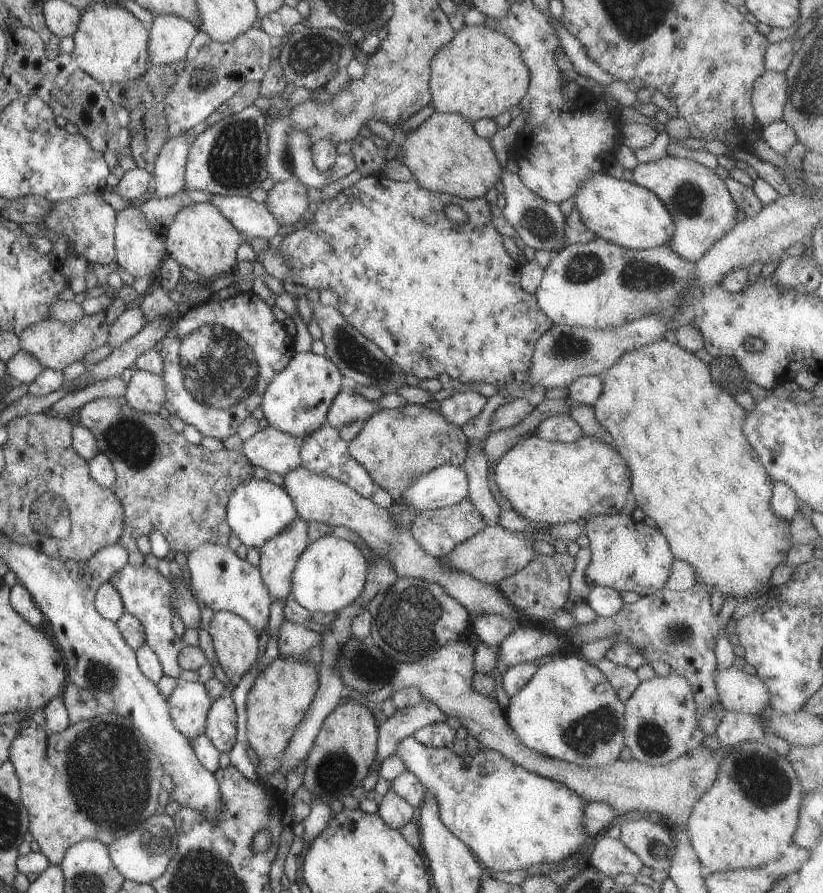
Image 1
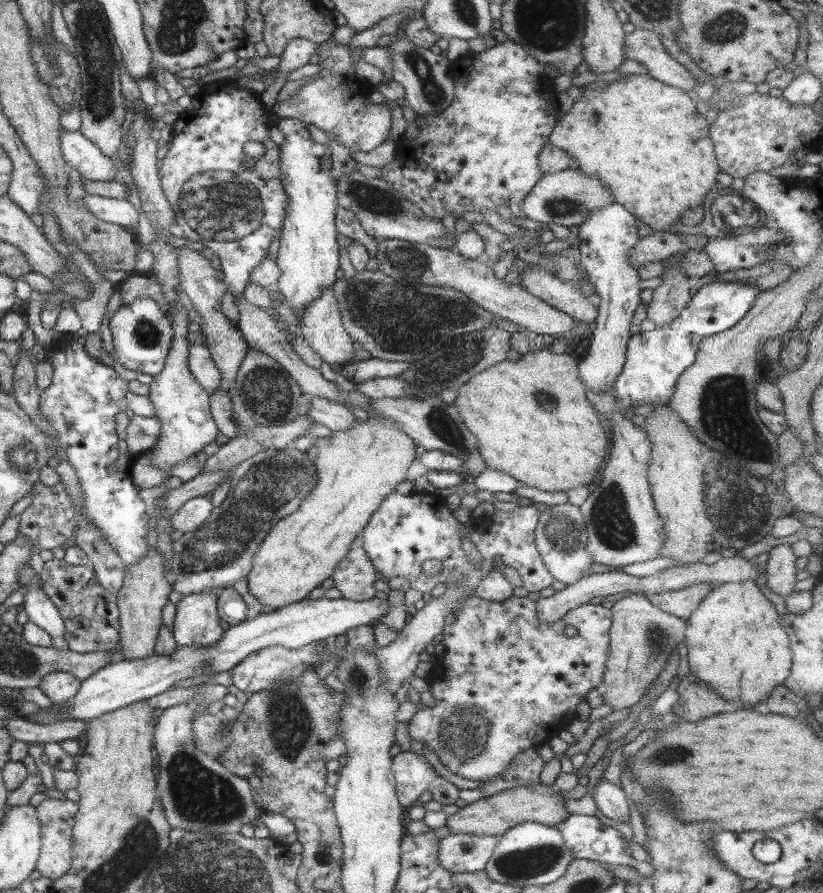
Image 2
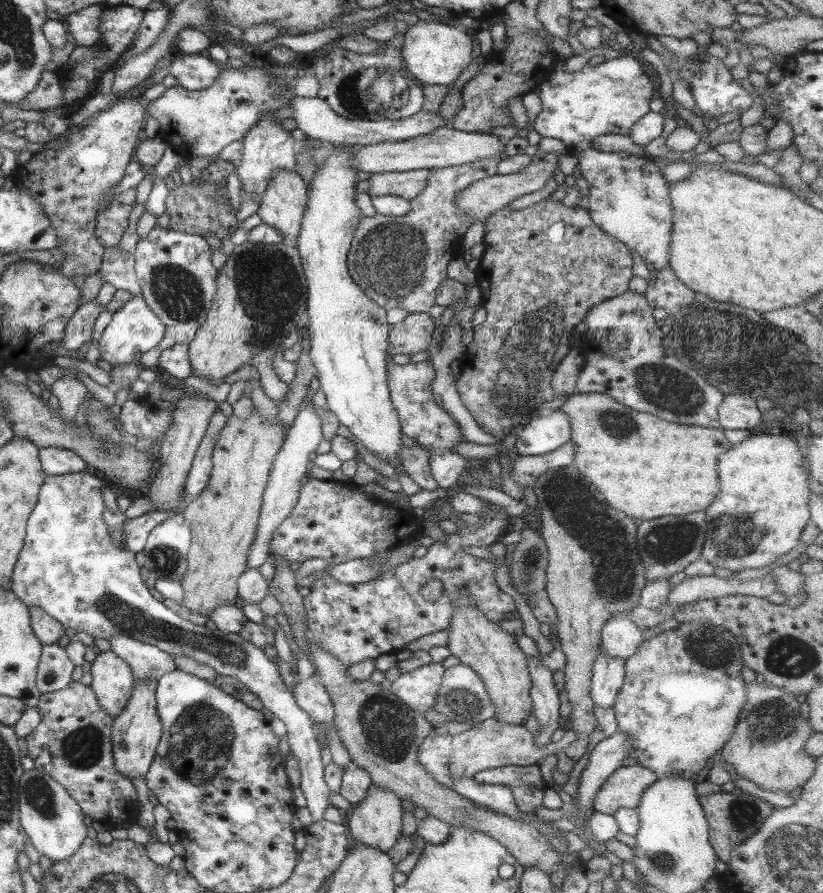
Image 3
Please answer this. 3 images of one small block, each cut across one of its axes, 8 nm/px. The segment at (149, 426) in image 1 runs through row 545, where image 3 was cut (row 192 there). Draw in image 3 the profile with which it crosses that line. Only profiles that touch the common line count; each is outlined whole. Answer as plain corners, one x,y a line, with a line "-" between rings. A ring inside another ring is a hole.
217,157
213,163
209,163
203,169
193,170
193,177
187,183
169,190
166,201
164,202
164,214
169,216
168,229
174,229
177,232
185,232
203,237
205,234
213,234
219,241
229,239
237,230
240,222
236,220
233,208
226,204
224,200
214,202
211,197
200,194
199,184
209,182
209,184
225,185
227,176
233,172
233,164
-
134,188
125,190
118,194
107,208
98,212
94,234
101,247
113,248
119,243
128,225
128,216
135,206
135,194

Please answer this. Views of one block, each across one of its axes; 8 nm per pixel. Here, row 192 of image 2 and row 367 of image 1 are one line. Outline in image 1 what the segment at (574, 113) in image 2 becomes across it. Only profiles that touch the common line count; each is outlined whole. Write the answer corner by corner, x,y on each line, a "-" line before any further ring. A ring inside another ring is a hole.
670,336
640,348
635,348
630,352
621,354
619,359
615,360
601,374
601,394
595,400
595,404
592,405
592,410
597,422
611,435
610,438
613,439
611,446
627,464
630,478
630,494
637,501
637,507
643,511
646,517
651,518
655,522
659,533
667,540
672,557
677,558
677,560
685,560
695,570
697,580
707,588
707,591
711,592
713,588
717,588
723,597
733,596
733,598
737,598
738,604
745,601
745,598
749,594
753,594
758,588
762,588
763,592
769,591
772,588
769,580
773,568
779,566
779,564
784,564
783,556
792,547
789,542
790,524
785,522
785,520
781,520
781,518
775,518
775,514
769,508
769,498
771,498
773,485
771,480
767,478
763,466
759,464
753,448
749,446
749,442
745,440
745,436
741,432
745,410
727,394
726,390
720,388
711,380
708,365
697,359
694,353
683,350

